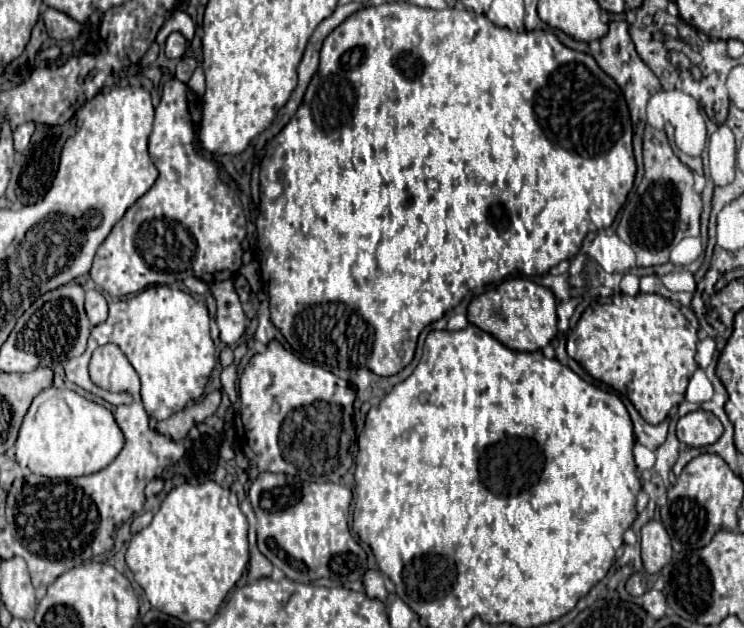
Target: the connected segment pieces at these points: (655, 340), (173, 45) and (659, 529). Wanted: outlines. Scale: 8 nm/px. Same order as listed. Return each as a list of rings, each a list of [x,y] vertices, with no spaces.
[[[613,294],[607,300],[595,300],[581,316],[577,326],[571,330],[567,338],[566,351],[571,358],[575,358],[595,380],[601,380],[609,384],[619,394],[627,396],[637,412],[649,422],[649,424],[661,424],[669,410],[685,400],[685,390],[689,384],[689,378],[699,368],[695,362],[697,354],[697,328],[689,324],[689,320],[683,316],[681,308],[673,304],[671,300],[659,296],[659,294]]]
[[[171,32],[167,38],[167,46],[165,46],[167,58],[181,58],[185,54],[185,48],[187,48],[187,40],[183,38],[183,34]]]
[[[651,520],[641,530],[641,548],[643,548],[643,566],[649,574],[659,572],[669,564],[673,556],[671,538],[659,520]]]

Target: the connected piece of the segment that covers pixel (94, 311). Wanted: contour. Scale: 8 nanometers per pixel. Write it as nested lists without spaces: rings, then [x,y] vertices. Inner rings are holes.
[[[87,290],[85,294],[85,310],[93,326],[103,324],[107,320],[107,300],[99,290]]]

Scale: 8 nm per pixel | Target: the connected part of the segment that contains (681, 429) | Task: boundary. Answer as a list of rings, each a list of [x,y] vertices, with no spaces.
[[[695,410],[679,418],[677,422],[677,438],[689,448],[703,448],[715,444],[715,440],[719,440],[721,434],[723,434],[723,424],[719,424],[719,420],[711,416],[711,412]]]

